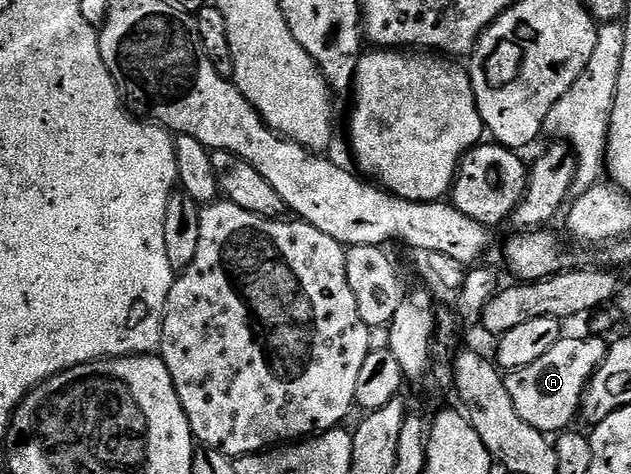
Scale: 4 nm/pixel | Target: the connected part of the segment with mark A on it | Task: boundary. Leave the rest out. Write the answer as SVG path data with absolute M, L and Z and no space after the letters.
M563 337L558 340L544 357L532 361L532 365L524 365L524 369L516 369L505 376L508 397L512 397L512 405L516 405L516 413L532 425L532 429L544 431L547 433L561 433L571 426L573 419L577 420L582 406L582 393L586 390L586 384L590 382L598 366L604 361L606 349L608 346L605 338L594 337L598 339L569 339Z

